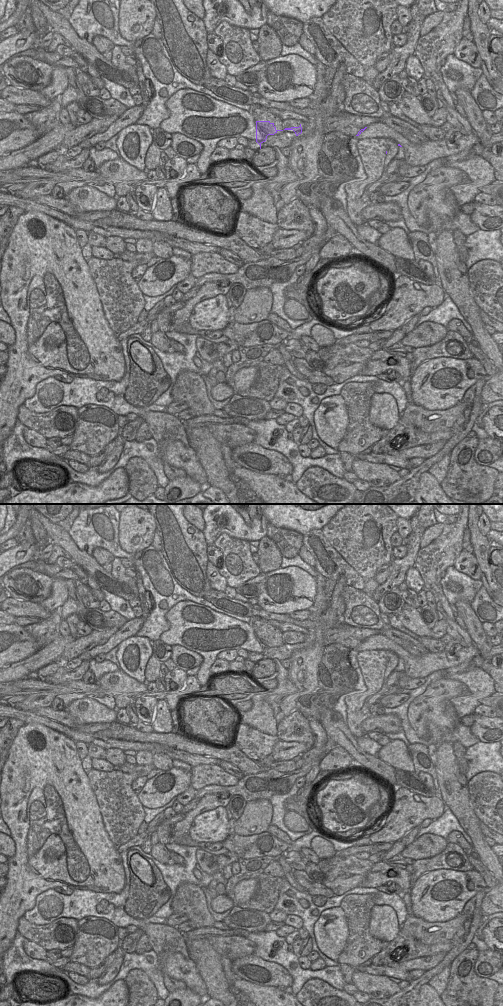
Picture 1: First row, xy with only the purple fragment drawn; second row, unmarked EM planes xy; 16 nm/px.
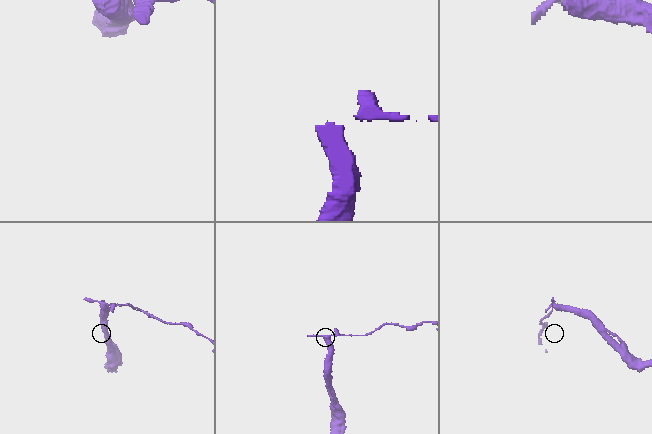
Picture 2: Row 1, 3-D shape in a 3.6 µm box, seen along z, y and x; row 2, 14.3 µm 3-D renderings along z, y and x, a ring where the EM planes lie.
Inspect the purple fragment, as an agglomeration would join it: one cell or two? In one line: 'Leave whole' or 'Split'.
Split

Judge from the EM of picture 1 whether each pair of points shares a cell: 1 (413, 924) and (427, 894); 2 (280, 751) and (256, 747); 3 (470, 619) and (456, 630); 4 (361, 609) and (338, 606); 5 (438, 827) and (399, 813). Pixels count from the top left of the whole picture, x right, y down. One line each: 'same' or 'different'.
1: different
2: different
3: different
4: different
5: different

